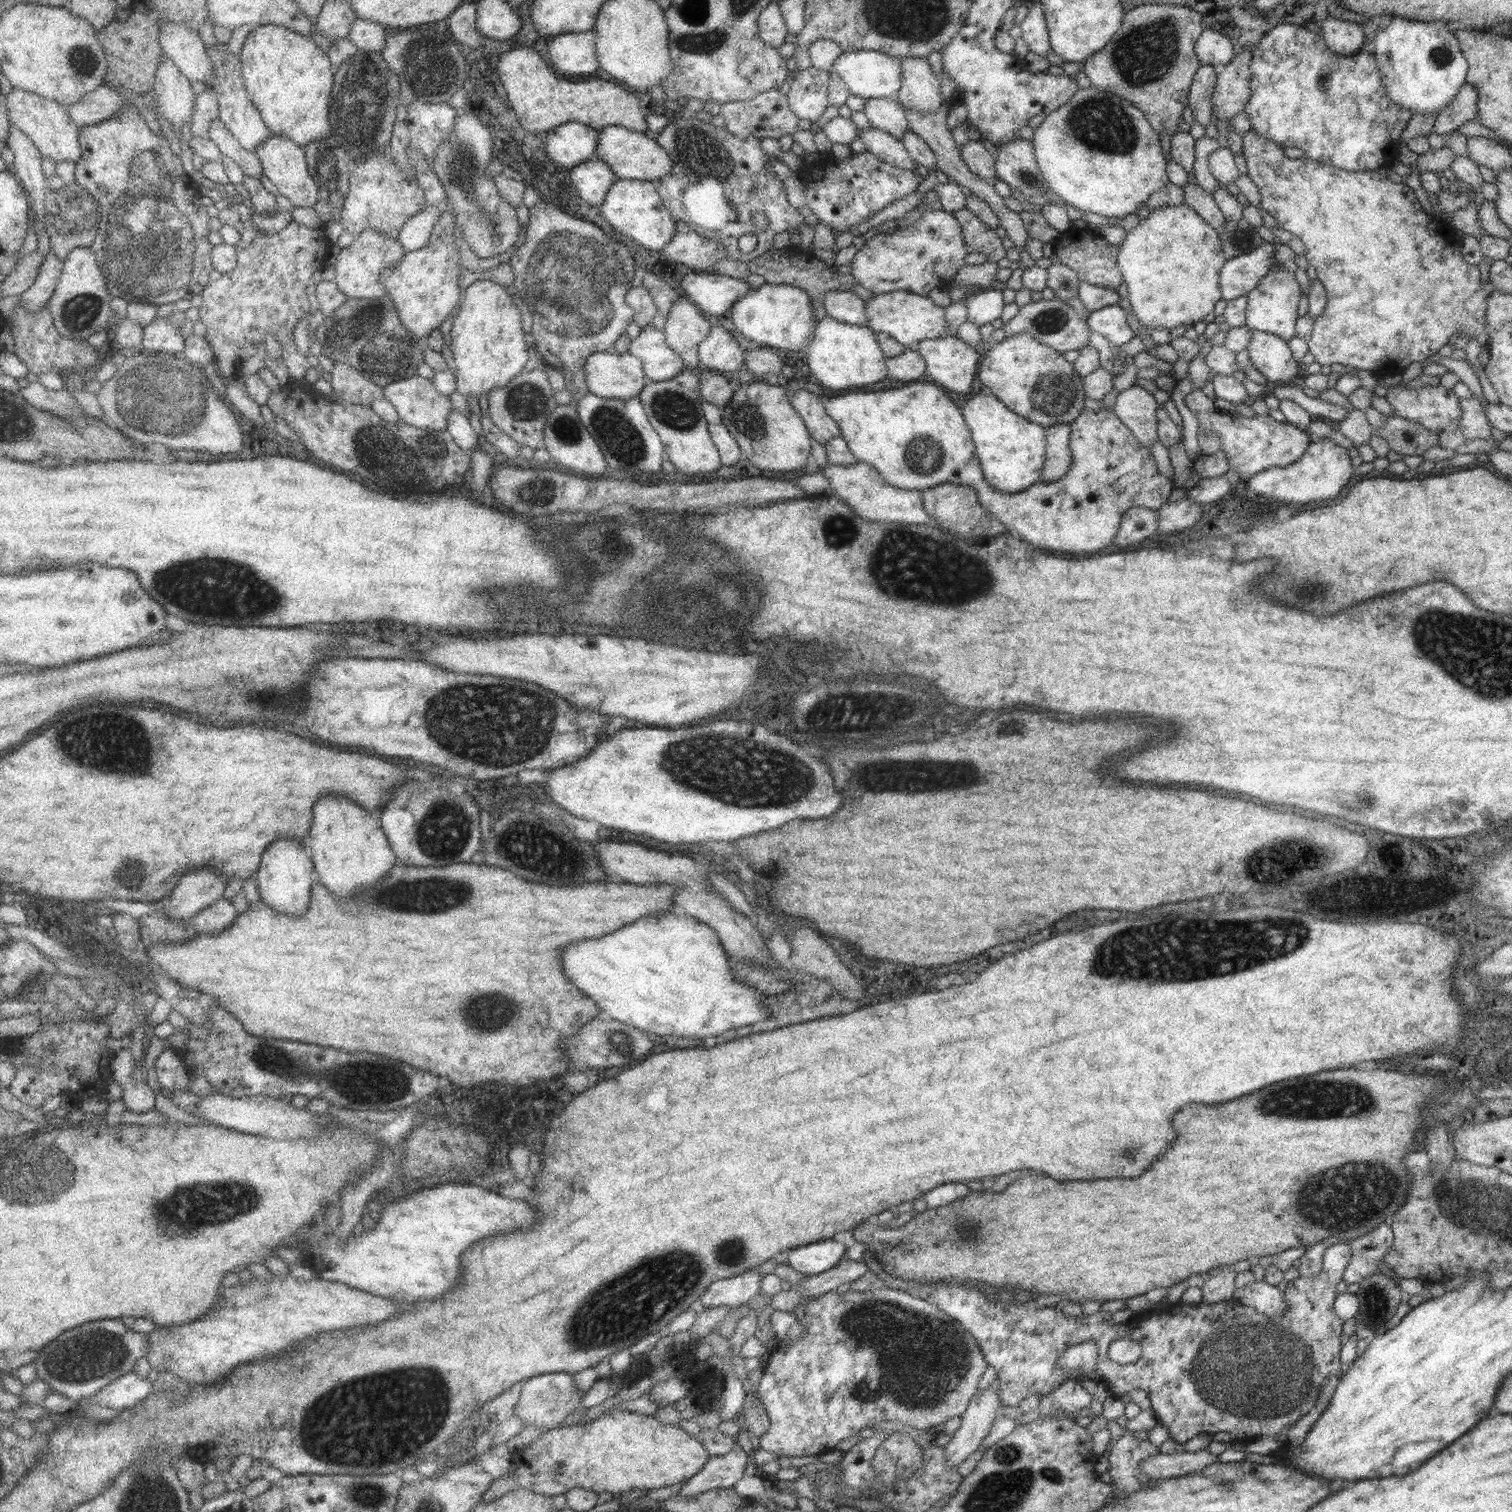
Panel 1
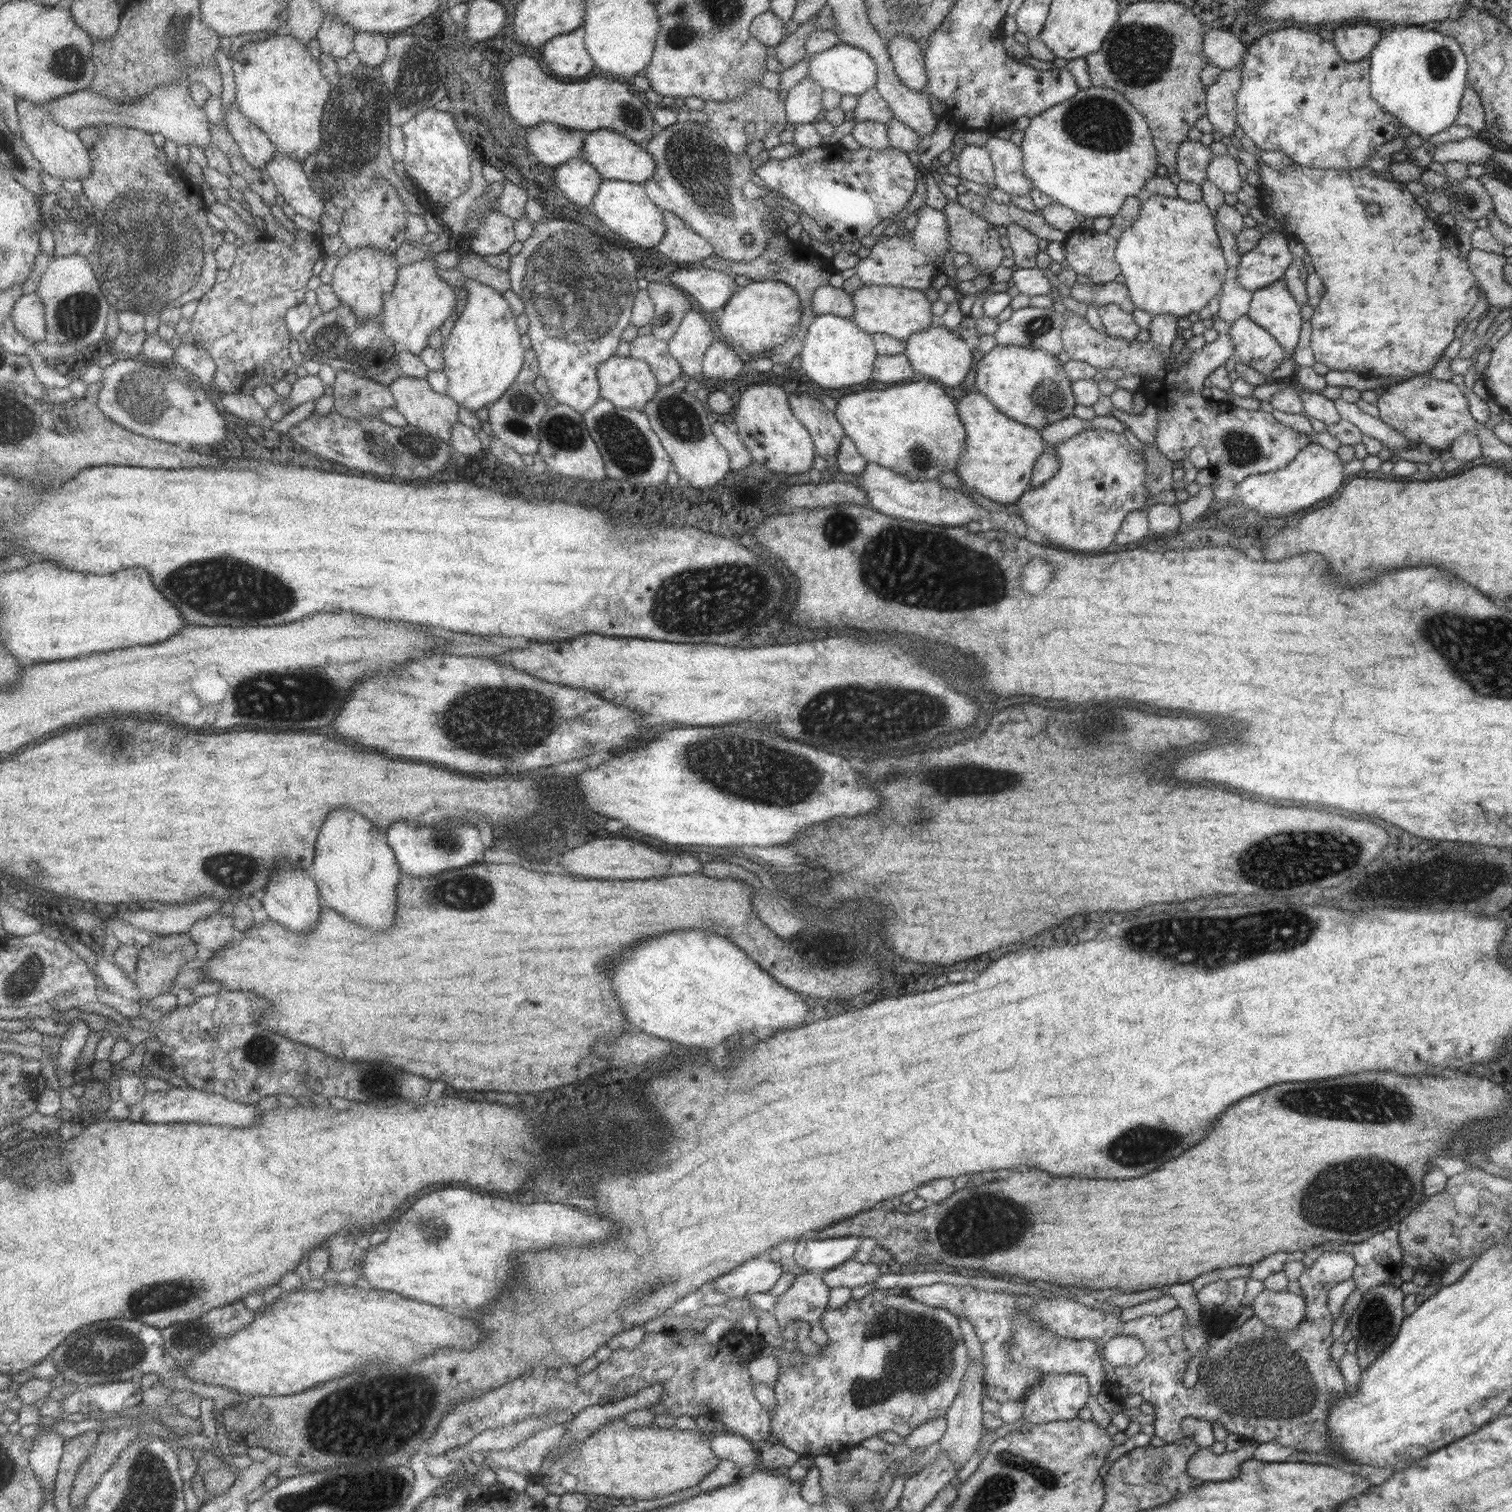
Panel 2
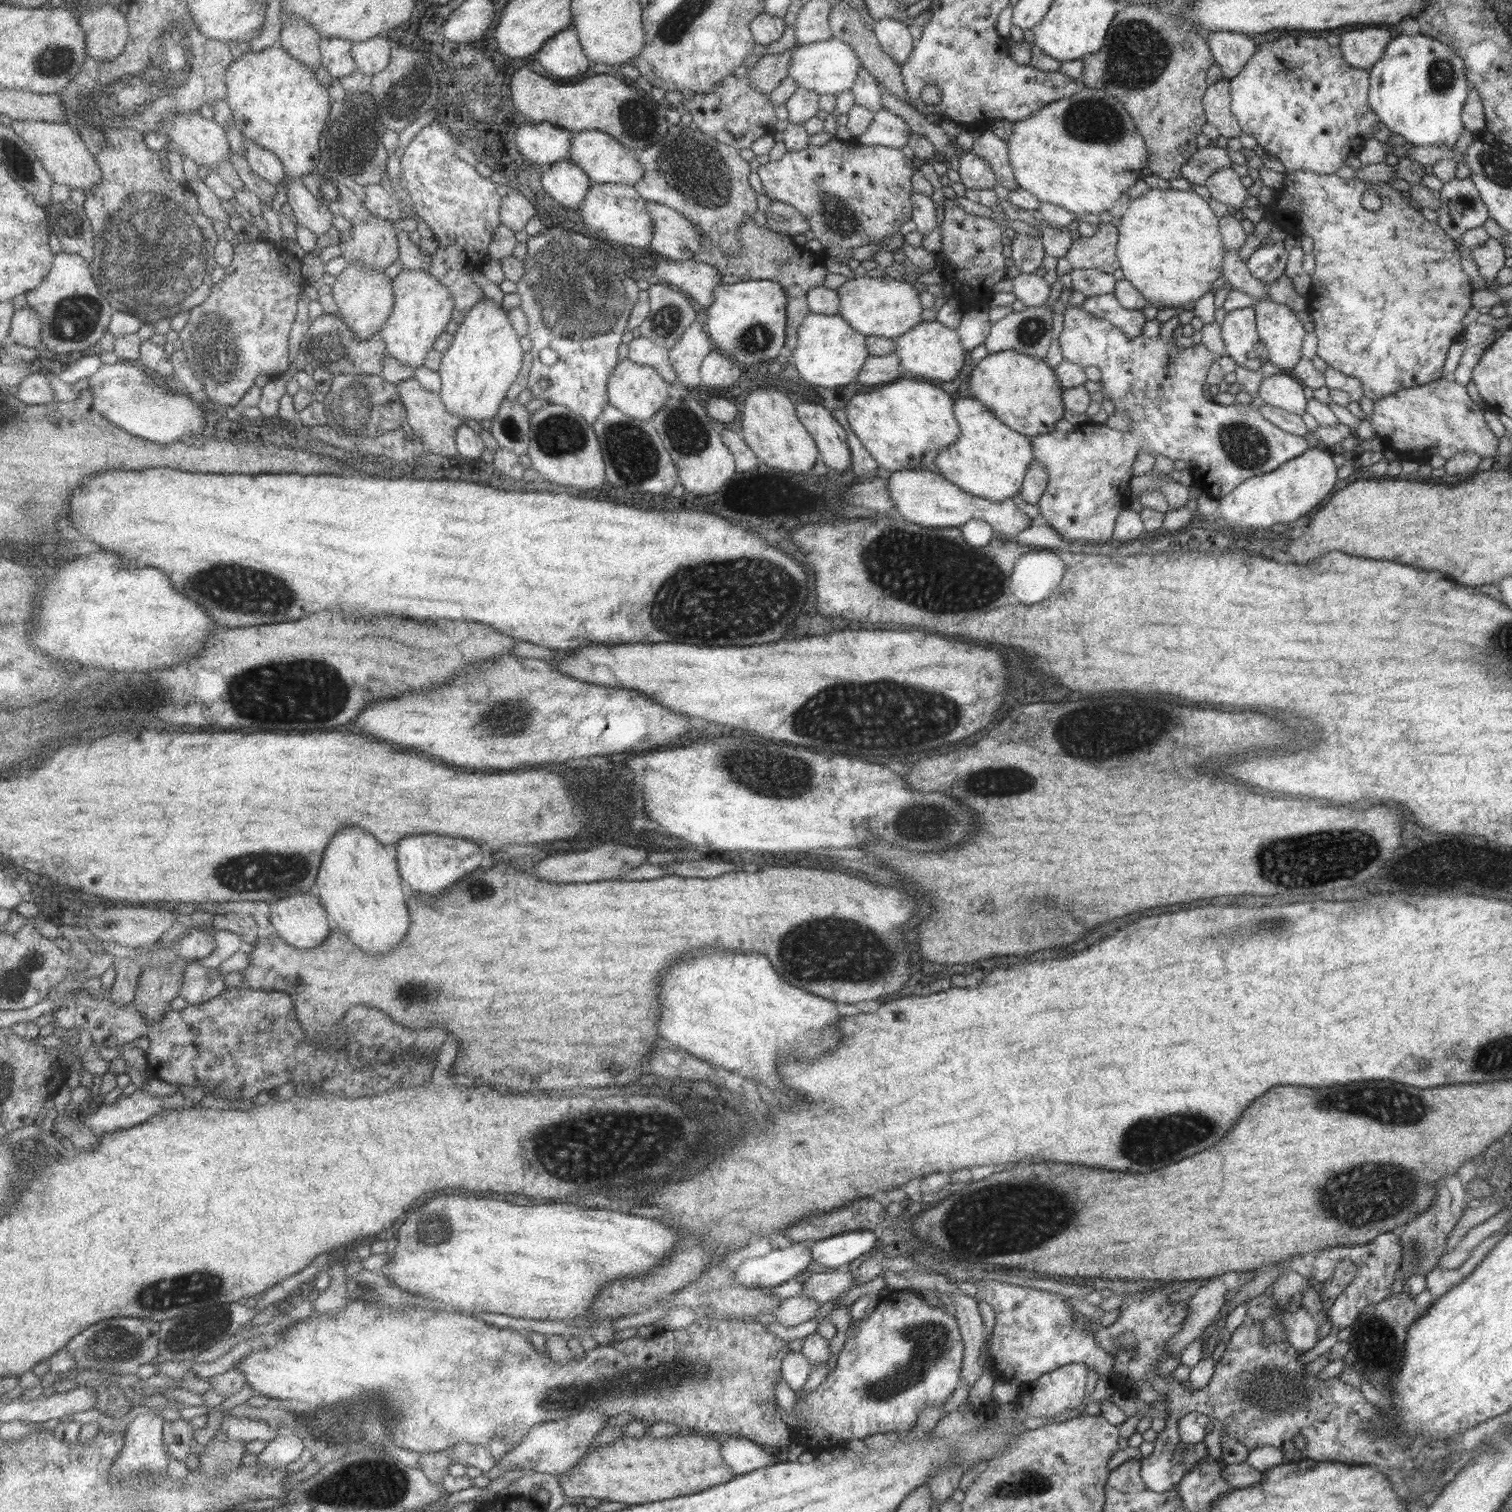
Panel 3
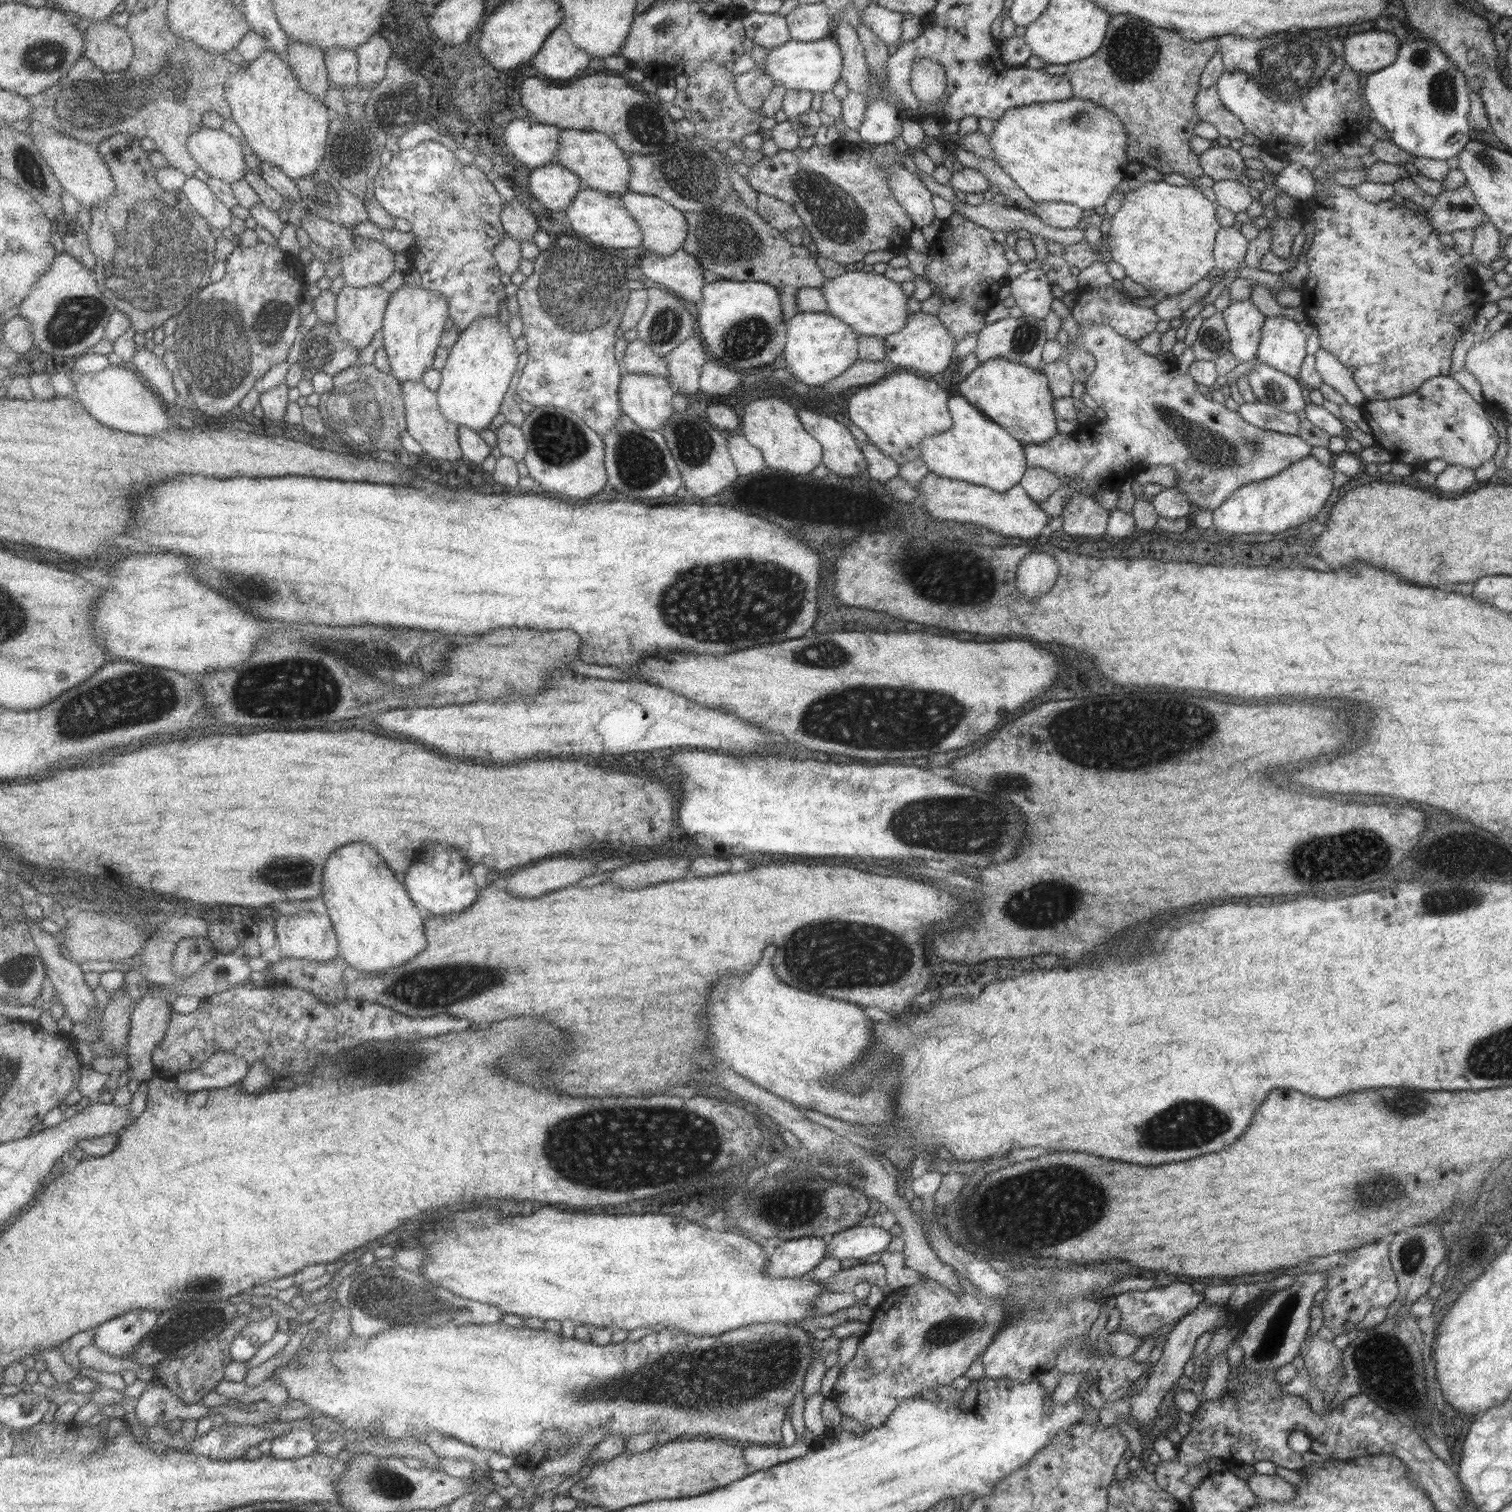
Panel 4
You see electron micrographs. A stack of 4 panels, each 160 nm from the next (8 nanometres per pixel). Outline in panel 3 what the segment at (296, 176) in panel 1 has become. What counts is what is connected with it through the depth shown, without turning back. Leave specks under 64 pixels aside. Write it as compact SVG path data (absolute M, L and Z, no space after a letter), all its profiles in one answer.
M286 176L287 202L292 208L296 222L321 235L333 227L332 210L321 202L301 178Z

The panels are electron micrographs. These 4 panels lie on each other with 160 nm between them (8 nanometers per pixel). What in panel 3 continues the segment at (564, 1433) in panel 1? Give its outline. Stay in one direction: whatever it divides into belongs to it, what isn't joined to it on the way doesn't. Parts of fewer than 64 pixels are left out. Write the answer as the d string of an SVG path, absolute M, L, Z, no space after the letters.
M698 1433L662 1438L645 1435L631 1438L619 1434L615 1440L587 1452L573 1468L556 1479L566 1499L591 1496L625 1505L643 1505L695 1494L731 1480L735 1473L721 1459L719 1448L721 1443L717 1440Z

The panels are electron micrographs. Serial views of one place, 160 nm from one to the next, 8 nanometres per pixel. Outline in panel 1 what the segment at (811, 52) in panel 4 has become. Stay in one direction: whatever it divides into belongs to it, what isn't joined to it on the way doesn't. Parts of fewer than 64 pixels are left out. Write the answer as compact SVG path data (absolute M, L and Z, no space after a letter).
M851 50L840 52L828 74L839 76L839 80L847 85L850 94L861 98L894 97L901 86L901 62L899 59L876 50Z

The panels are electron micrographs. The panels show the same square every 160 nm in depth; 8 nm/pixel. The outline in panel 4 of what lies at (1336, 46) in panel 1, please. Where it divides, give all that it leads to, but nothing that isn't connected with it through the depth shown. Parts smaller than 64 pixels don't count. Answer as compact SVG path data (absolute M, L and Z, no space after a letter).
M1369 30L1353 34L1343 42L1342 58L1349 68L1357 73L1373 73L1393 64L1397 54L1397 42L1391 32Z

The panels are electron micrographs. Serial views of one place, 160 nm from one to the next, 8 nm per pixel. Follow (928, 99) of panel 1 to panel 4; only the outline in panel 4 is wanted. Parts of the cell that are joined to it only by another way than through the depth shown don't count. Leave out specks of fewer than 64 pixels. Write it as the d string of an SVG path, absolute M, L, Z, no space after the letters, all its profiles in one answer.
M869 4L863 13L858 13L859 22L863 22L881 43L886 47L895 44L897 48L901 46L901 23L902 14L899 12L887 11L885 8Z

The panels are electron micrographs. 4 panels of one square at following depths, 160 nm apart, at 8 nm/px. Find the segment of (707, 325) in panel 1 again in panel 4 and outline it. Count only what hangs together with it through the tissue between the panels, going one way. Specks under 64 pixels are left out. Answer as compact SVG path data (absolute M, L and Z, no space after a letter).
M689 335L663 357L669 371L667 378L674 380L681 394L694 393L699 389L700 370L709 353L697 335Z

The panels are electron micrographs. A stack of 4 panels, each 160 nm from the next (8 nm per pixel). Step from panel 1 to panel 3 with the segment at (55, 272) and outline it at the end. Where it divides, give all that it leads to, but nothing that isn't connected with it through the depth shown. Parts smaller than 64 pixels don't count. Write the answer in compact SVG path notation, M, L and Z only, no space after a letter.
M27 304L16 310L10 330L10 341L27 348L36 348L43 346L42 332L41 315L31 305Z

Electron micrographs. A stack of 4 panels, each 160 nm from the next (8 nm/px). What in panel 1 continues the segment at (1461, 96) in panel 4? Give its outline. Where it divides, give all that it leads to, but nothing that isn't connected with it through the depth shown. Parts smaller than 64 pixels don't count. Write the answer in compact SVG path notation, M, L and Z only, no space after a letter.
M1392 16L1387 28L1379 32L1370 51L1388 97L1413 114L1437 114L1466 83L1467 61L1453 36L1452 25L1441 20L1417 22Z

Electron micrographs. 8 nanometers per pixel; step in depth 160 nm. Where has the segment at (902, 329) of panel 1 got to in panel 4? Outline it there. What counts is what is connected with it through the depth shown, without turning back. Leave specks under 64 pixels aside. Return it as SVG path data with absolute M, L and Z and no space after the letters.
M845 271L845 273L834 277L833 279L824 279L822 286L819 286L821 296L827 301L826 312L842 320L847 326L851 327L853 332L858 335L885 337L888 334L899 332L907 322L909 313L907 312L907 299L901 290L898 282L893 282L885 278L882 274L860 271Z

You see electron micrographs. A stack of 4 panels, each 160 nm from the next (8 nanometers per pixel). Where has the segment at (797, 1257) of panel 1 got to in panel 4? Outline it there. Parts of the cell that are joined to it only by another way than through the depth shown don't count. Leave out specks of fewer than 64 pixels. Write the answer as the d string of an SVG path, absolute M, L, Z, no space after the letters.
M868 1223L856 1224L828 1237L826 1241L827 1246L824 1249L824 1256L836 1258L843 1264L846 1264L853 1262L857 1258L865 1258L869 1254L875 1254L885 1250L891 1238L892 1236L889 1232L881 1229L879 1226Z

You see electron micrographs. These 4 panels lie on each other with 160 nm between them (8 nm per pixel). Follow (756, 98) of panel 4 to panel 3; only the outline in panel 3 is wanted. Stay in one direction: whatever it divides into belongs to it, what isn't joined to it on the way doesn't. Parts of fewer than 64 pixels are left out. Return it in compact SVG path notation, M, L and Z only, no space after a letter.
M795 46L788 48L785 52L775 54L762 55L746 75L746 80L750 85L763 94L769 94L778 84L787 77L787 69L789 69L789 56Z

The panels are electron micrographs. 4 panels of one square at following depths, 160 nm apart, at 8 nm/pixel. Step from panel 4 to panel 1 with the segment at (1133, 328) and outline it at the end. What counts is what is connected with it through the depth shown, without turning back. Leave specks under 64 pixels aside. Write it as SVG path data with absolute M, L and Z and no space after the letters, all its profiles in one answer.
M1117 304L1089 312L1086 323L1091 331L1104 336L1110 345L1120 346L1135 335L1127 325L1127 316Z

